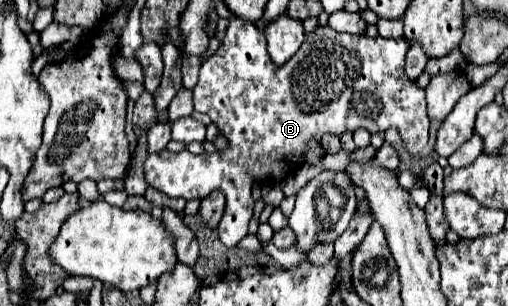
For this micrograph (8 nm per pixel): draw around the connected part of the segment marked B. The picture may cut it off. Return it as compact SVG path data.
M232 17L218 51L202 63L200 77L194 87L194 111L206 113L216 123L218 131L226 137L228 147L224 151L200 155L190 151L170 153L166 149L160 153L150 153L144 163L144 179L150 187L164 191L170 197L184 197L186 201L200 201L212 191L222 191L226 197L226 209L218 225L218 235L226 247L234 247L244 235L248 235L254 209L252 187L264 181L284 181L294 171L294 167L302 163L312 141L320 143L324 135L342 137L344 131L366 129L366 119L376 119L372 129L386 131L388 127L396 127L404 147L412 155L418 155L424 149L428 143L426 101L424 91L404 75L406 53L408 43L404 37L384 39L380 35L350 35L338 33L328 25L318 25L314 31L306 33L304 43L290 61L276 65L268 57L264 31L250 21Z

